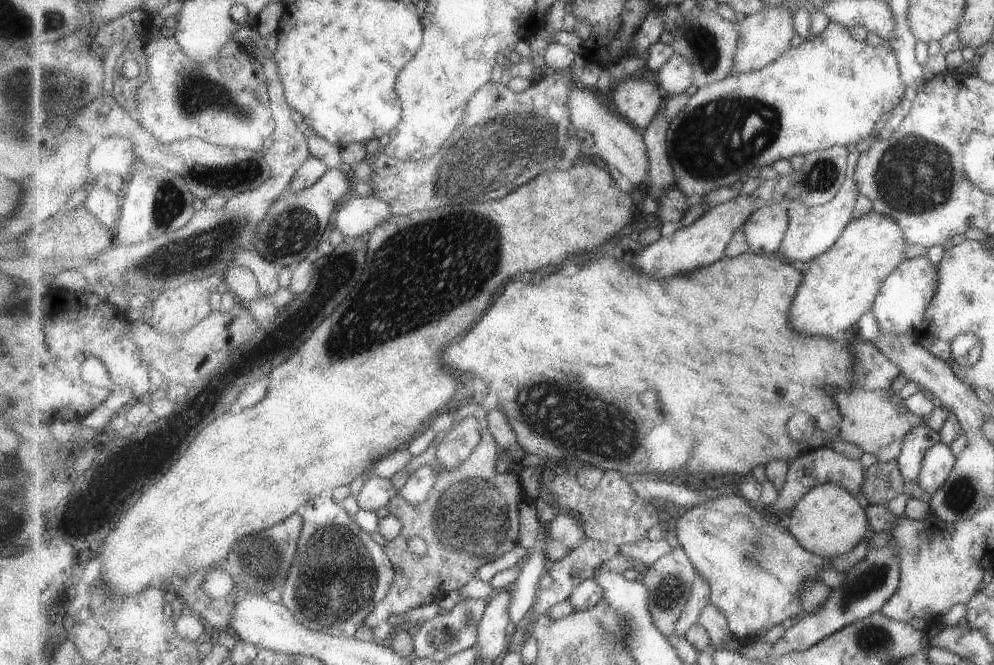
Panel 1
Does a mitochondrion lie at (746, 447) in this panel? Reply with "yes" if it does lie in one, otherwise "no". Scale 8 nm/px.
no

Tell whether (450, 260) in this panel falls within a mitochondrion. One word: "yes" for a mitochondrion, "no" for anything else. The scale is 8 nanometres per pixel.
yes

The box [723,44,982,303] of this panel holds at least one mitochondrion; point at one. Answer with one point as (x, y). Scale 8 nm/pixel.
(915, 175)

